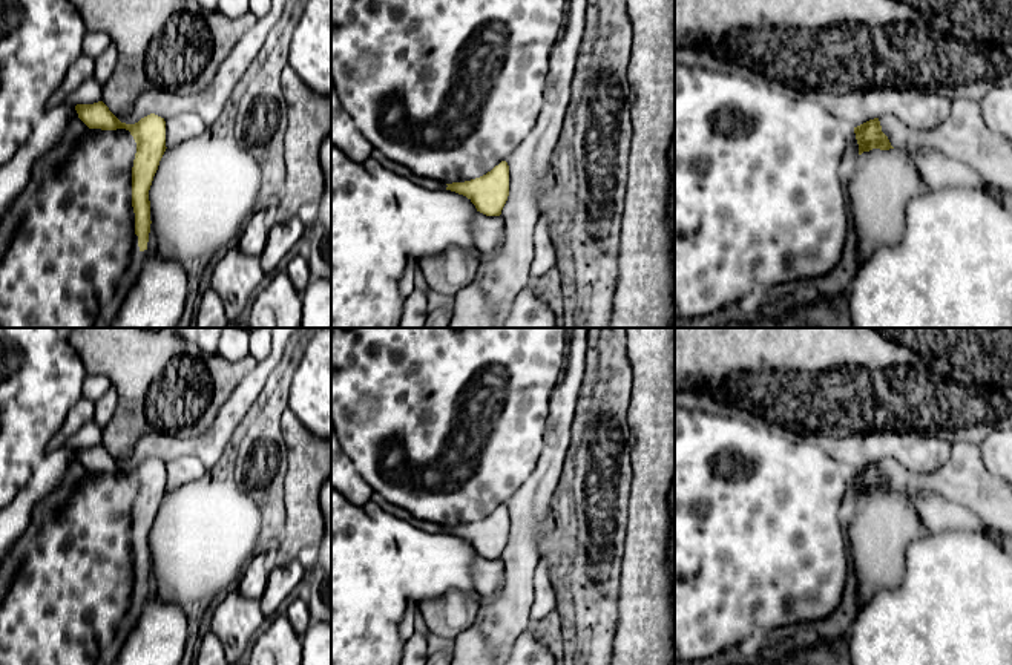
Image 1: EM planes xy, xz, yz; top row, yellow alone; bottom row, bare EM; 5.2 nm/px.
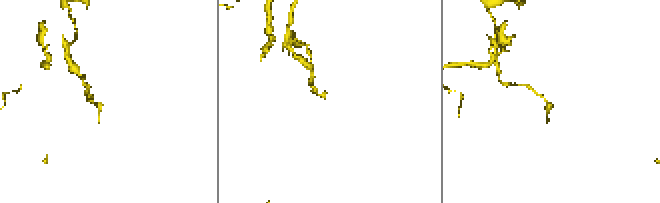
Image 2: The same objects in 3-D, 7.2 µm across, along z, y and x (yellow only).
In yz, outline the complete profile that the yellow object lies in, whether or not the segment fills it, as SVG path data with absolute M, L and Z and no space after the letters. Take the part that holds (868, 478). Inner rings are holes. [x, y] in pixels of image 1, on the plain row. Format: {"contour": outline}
{"contour": "M879 461L869 463L854 470L856 483L859 487L859 498L872 492L889 493L894 492L888 480L882 475Z"}

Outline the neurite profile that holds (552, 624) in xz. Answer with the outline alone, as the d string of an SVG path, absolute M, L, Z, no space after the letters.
M564 608L555 610L543 619L531 621L527 628L535 640L552 653L555 665L569 665L569 631Z

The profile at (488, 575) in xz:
M480 555L472 562L474 588L480 598L491 598L504 582L506 570L501 559Z

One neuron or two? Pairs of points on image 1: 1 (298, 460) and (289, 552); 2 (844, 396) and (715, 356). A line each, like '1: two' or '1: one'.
1: one
2: one

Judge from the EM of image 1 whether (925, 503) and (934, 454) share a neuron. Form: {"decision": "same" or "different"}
{"decision": "different"}

